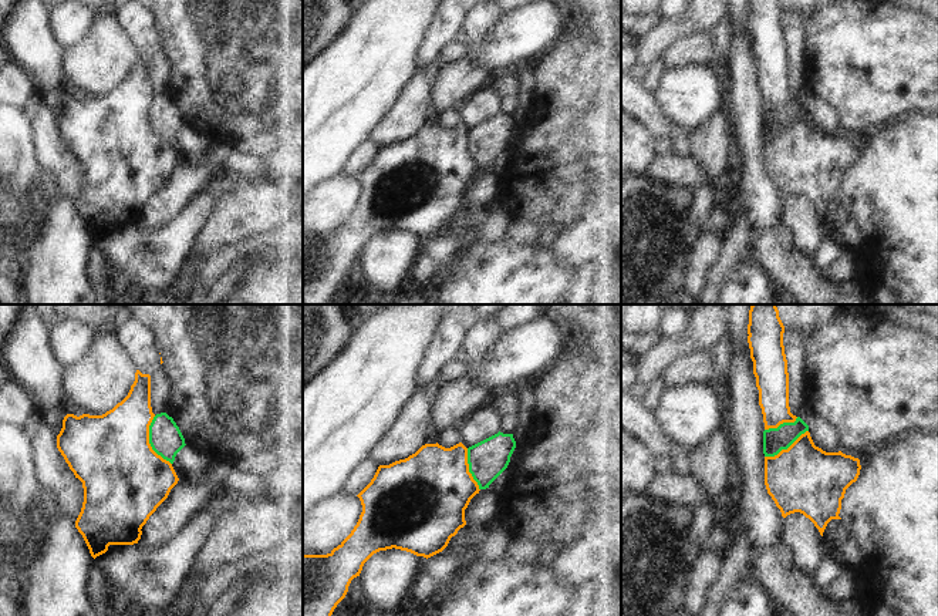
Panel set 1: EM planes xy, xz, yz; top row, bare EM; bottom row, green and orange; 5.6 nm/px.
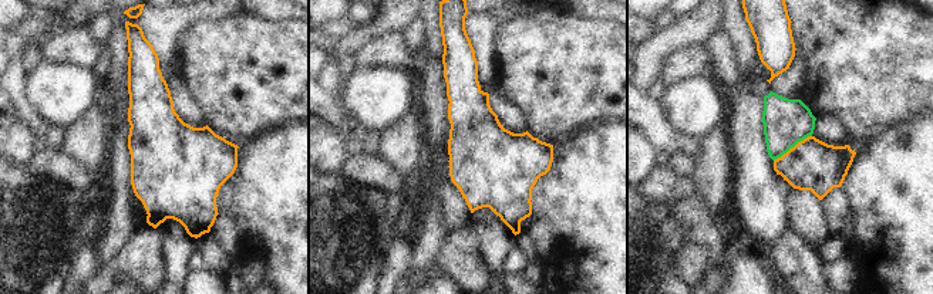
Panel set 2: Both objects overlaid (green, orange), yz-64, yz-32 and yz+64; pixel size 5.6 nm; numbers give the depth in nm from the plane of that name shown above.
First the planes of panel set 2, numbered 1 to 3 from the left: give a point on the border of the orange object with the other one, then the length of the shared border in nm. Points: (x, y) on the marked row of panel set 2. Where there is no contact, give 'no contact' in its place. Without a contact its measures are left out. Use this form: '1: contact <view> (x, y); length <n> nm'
1: no contact
2: no contact
3: contact yz+64 (792, 146); length 260 nm

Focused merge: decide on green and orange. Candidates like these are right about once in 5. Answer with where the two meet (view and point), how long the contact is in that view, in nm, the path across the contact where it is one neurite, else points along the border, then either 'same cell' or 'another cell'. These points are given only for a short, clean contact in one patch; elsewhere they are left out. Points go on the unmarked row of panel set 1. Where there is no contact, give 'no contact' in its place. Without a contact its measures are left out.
xy (149, 123) | 300 nm | another cell

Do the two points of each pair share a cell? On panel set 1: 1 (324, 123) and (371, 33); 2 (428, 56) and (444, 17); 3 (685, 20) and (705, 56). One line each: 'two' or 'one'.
1: one
2: one
3: two

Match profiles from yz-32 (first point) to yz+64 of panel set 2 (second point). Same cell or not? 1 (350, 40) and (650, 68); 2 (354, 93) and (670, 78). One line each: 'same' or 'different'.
1: same
2: different

